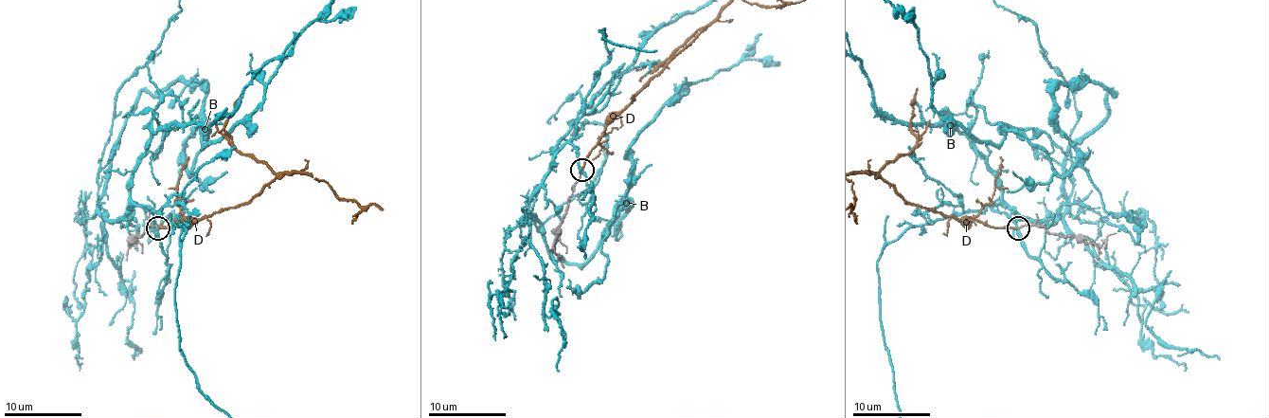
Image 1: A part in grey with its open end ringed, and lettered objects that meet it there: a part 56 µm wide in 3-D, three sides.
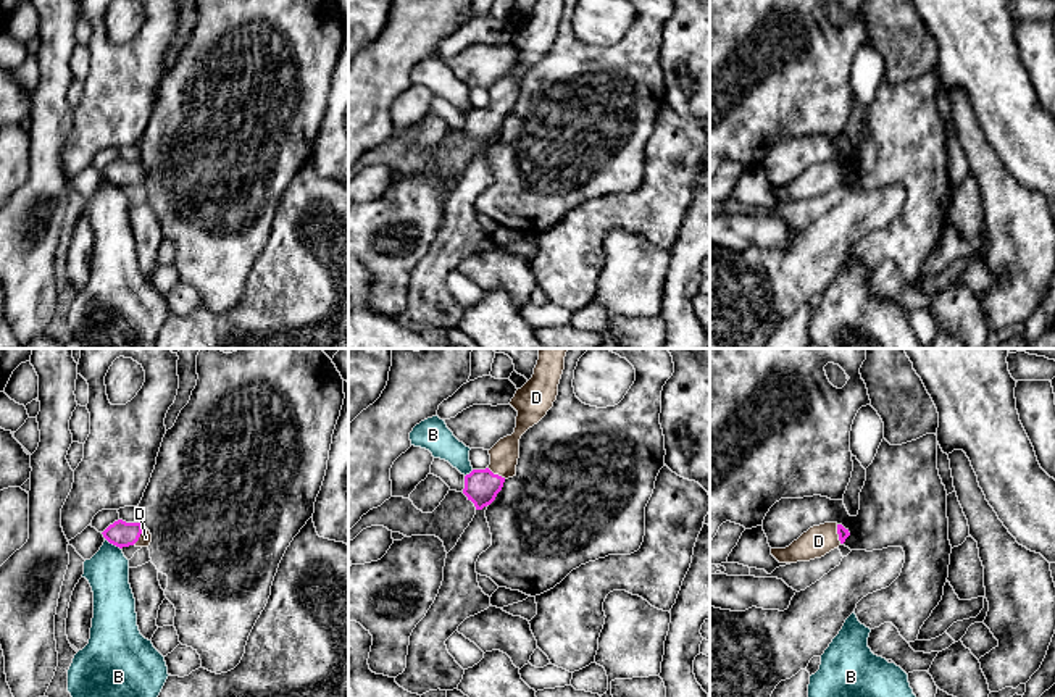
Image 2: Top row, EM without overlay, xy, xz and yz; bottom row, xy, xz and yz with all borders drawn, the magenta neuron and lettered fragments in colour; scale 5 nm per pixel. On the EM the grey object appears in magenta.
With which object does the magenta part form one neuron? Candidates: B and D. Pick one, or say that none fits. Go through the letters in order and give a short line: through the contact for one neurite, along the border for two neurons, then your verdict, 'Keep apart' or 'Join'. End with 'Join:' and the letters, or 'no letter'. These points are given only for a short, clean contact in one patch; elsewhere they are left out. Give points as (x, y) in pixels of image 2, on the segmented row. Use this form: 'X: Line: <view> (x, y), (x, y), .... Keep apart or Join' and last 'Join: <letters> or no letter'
B: Line: xy (105, 538), (120, 549). Keep apart
D: Line: xy (121, 534), (139, 536), (145, 538). Join
Join: D

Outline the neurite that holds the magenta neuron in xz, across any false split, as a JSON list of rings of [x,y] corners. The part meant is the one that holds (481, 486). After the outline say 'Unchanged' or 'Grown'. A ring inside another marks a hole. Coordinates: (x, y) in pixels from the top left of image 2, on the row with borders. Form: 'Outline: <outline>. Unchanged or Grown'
Outline: [[[539,348],[532,378],[516,390],[510,405],[518,411],[511,436],[500,439],[490,450],[490,465],[465,476],[463,494],[476,510],[490,505],[508,478],[516,476],[521,436],[537,424],[553,407],[565,369],[568,348]]]. Grown

